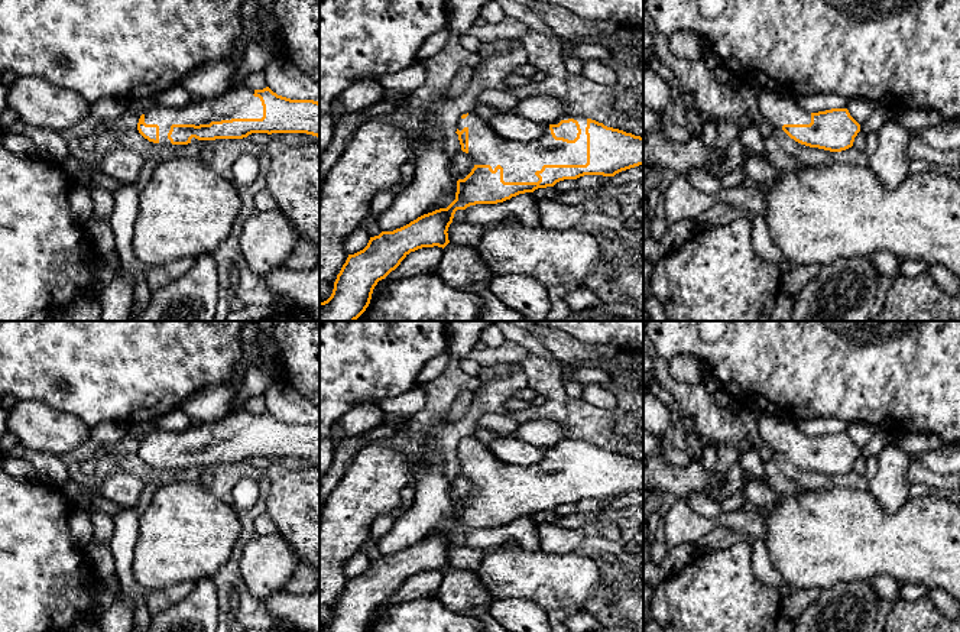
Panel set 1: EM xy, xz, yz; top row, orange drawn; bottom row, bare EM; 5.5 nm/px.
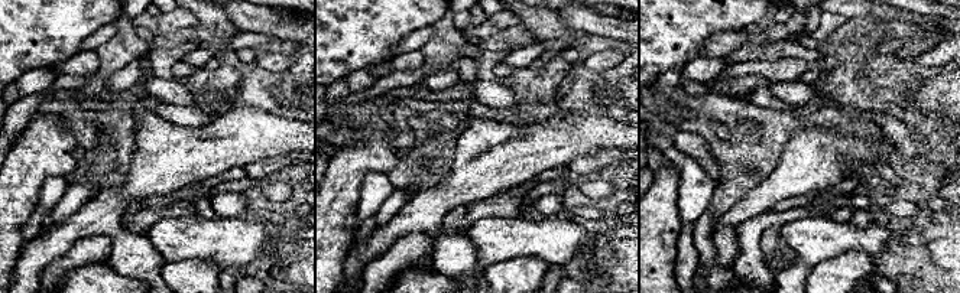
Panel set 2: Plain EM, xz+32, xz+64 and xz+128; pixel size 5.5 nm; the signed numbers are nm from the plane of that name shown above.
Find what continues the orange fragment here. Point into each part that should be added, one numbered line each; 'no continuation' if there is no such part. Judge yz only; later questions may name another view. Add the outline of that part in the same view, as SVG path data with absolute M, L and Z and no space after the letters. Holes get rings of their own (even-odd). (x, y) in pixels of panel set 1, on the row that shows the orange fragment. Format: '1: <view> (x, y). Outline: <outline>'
1: yz (778, 110). Outline: M771 91L759 93L759 110L773 129L784 124L810 124L811 113L802 110L797 100Z

